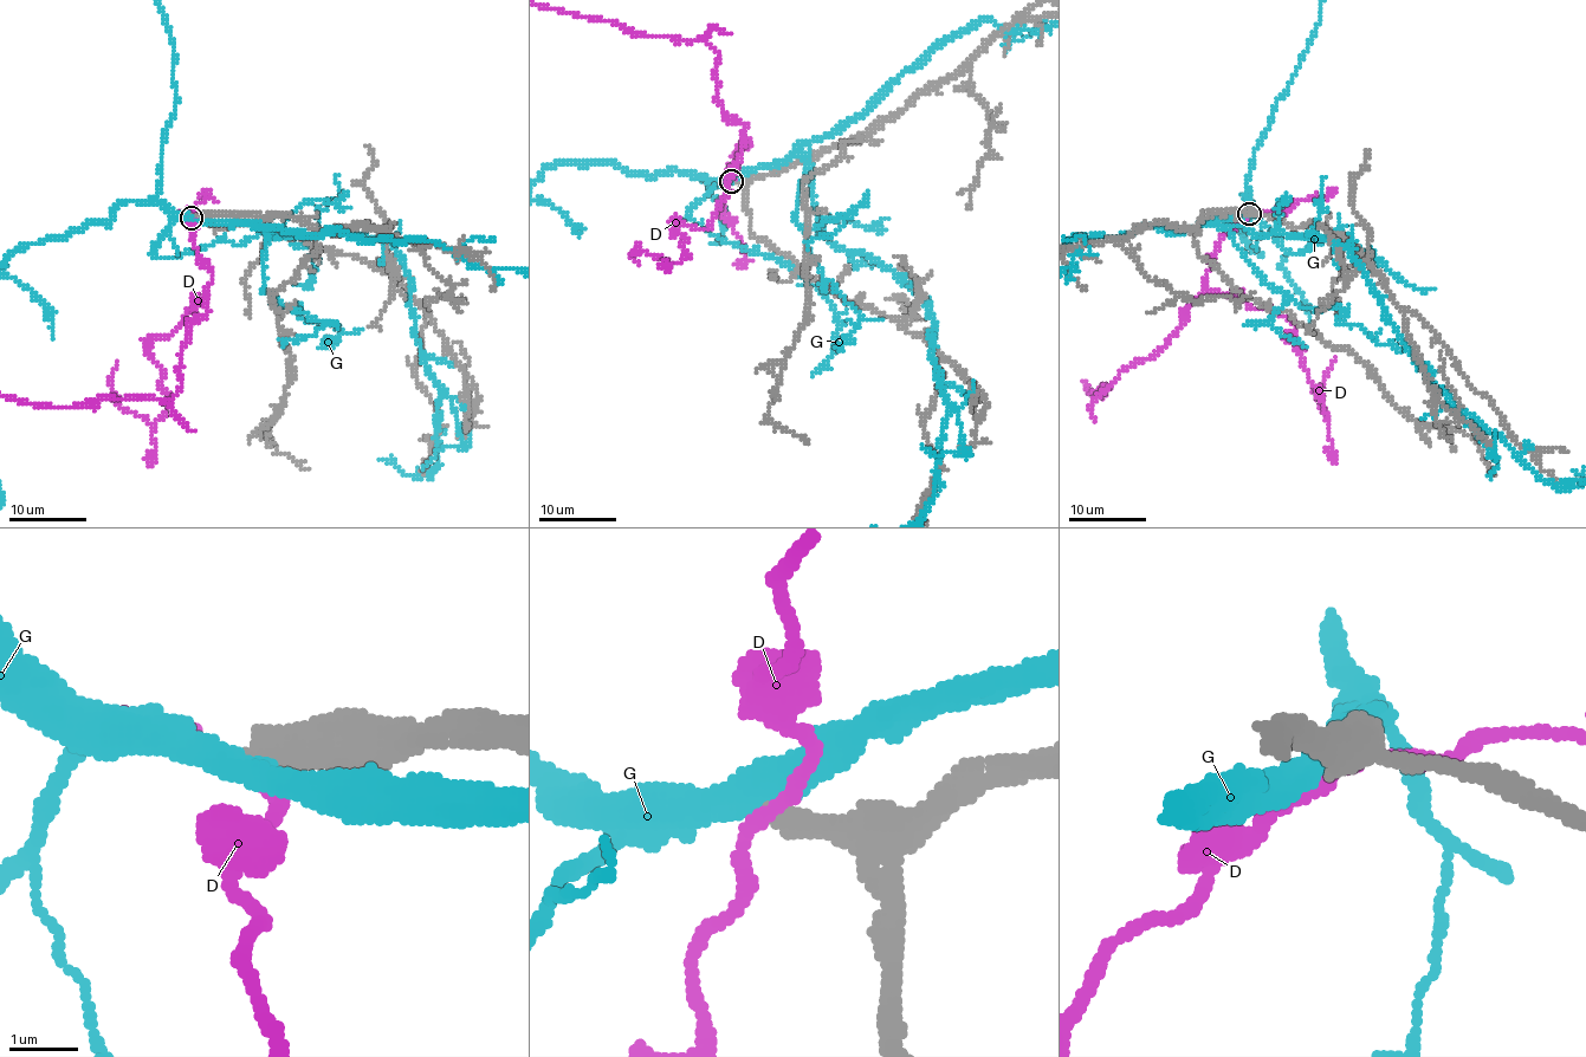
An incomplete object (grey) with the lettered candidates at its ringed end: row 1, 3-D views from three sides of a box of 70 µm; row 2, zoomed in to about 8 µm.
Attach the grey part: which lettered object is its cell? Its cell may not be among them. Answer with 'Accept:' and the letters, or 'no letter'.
Accept: no letter

